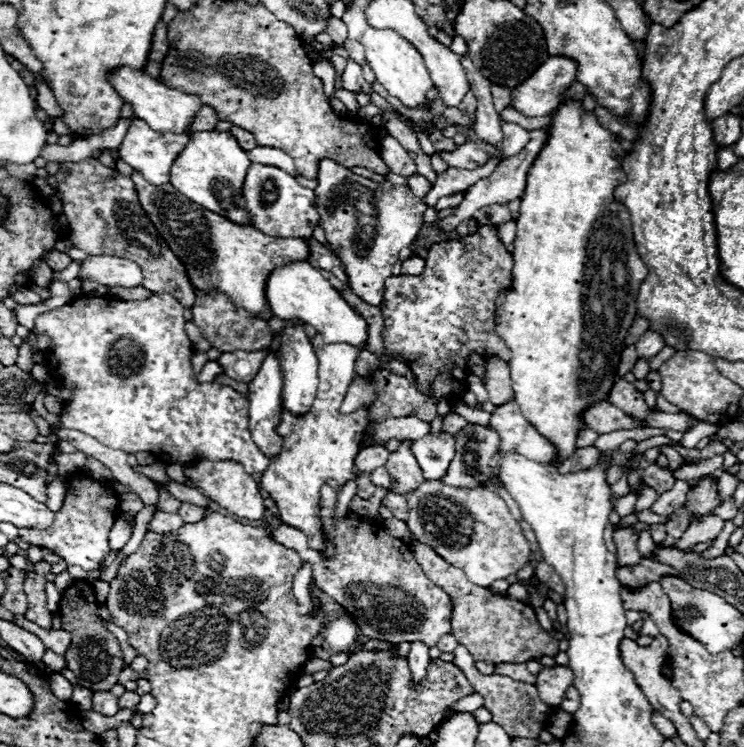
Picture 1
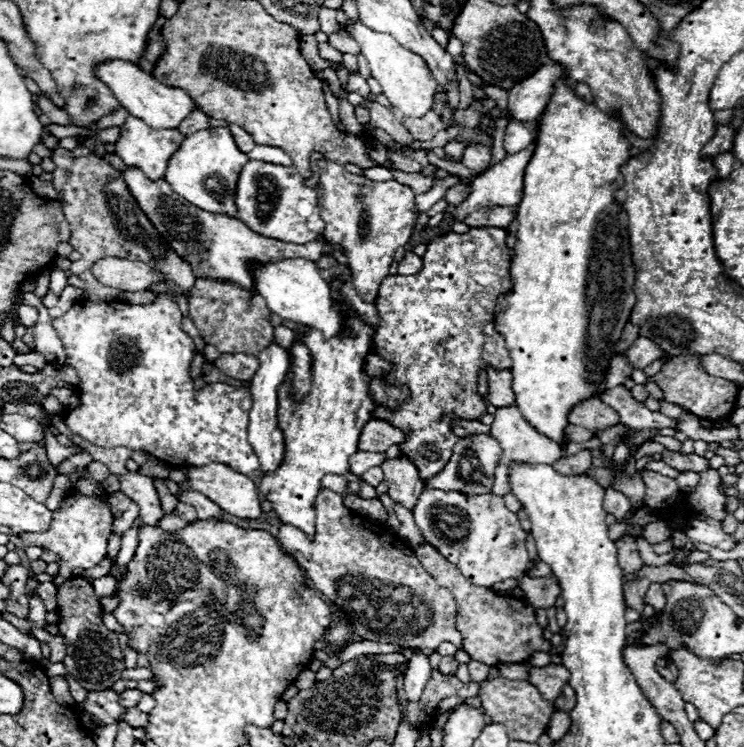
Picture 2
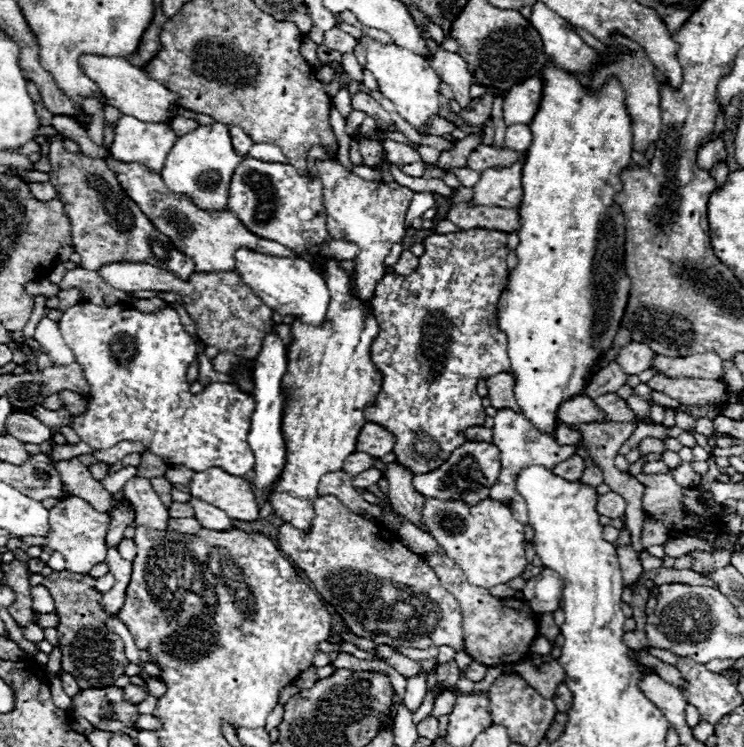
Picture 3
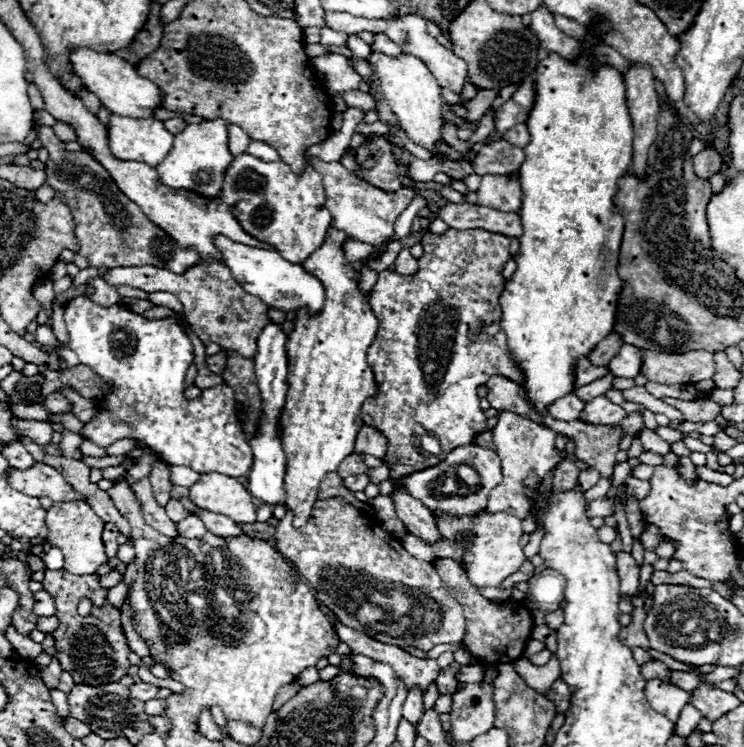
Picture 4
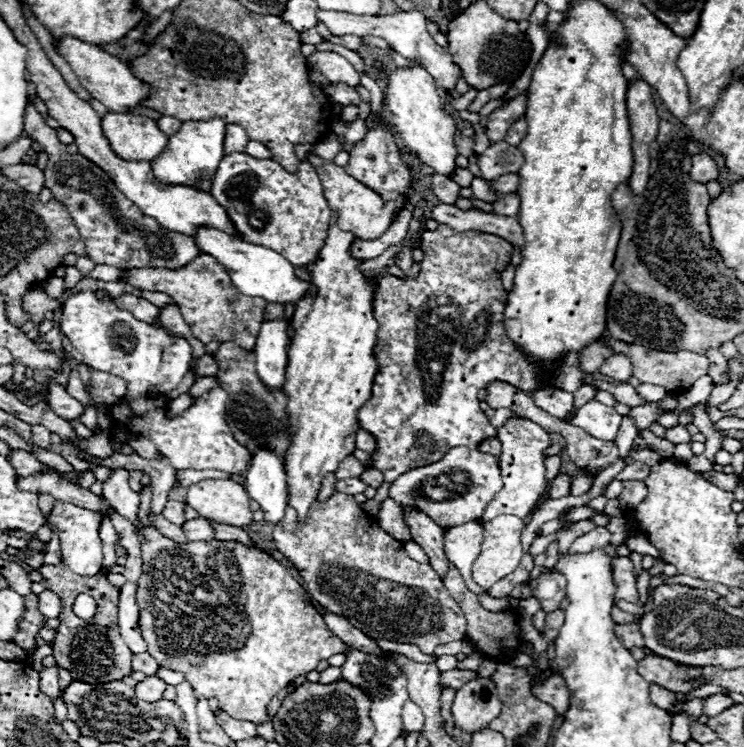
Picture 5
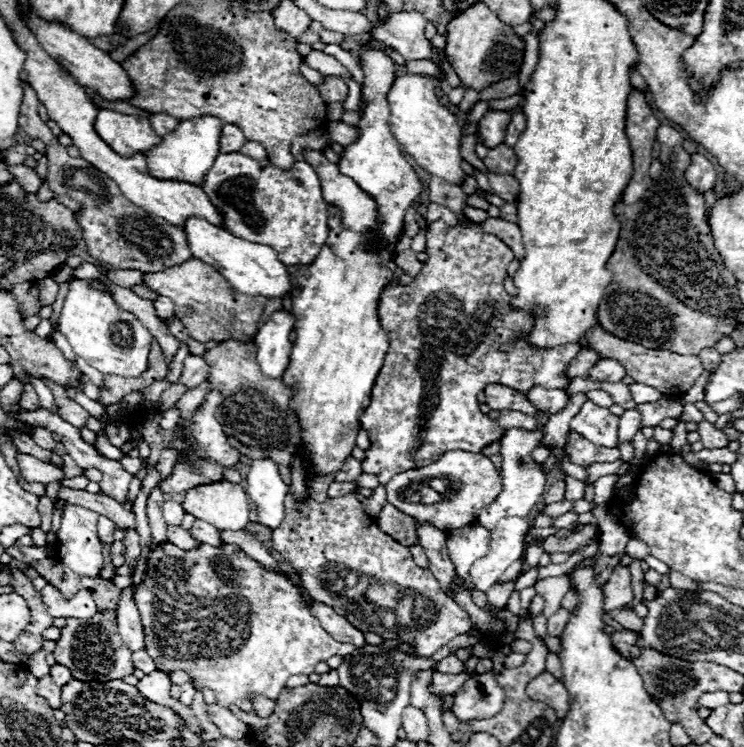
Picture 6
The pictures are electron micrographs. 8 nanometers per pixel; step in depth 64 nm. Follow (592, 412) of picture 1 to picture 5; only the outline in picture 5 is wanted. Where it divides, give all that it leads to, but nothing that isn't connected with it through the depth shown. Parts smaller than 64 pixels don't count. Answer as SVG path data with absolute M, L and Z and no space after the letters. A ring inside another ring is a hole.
M536 390L532 394L534 398L534 404L538 408L542 408L544 412L548 412L550 416L554 418L564 418L570 408L572 408L572 394L570 392L562 392L562 390L554 390L554 392L548 392L548 390Z

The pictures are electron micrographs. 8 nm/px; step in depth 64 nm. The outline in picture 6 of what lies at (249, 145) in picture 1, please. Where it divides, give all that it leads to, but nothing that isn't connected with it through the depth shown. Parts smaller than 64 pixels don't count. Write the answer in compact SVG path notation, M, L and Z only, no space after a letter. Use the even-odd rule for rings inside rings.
M224 124L222 126L222 136L220 136L220 152L226 150L240 150L244 146L246 138L242 134L242 130L234 124Z

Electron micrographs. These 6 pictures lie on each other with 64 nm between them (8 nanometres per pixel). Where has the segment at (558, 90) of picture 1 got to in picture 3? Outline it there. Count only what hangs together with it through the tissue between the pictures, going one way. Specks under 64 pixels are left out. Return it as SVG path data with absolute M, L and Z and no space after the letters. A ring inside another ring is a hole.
M540 76L528 78L526 82L512 86L504 100L504 122L510 124L530 124L542 98Z

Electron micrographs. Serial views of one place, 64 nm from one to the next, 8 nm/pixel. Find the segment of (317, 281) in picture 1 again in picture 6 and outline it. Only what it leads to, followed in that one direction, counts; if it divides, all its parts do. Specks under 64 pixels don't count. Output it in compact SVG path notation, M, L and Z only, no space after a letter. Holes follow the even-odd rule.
M188 218L184 226L184 234L192 256L206 262L208 266L214 266L214 270L224 274L230 286L234 286L238 292L252 294L252 296L260 294L266 298L272 296L282 298L284 294L290 292L290 276L286 272L286 266L278 260L276 252L270 246L254 244L238 236L232 236L224 228L218 228L202 218Z

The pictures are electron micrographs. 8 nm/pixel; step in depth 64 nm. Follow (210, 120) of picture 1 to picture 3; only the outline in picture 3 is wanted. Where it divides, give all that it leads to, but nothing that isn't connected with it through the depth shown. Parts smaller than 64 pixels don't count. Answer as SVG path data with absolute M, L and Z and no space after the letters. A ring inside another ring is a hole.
M174 118L174 120L170 122L170 128L172 128L178 136L182 136L182 134L194 130L196 126L198 126L198 124L196 124L194 120L188 120L188 118Z

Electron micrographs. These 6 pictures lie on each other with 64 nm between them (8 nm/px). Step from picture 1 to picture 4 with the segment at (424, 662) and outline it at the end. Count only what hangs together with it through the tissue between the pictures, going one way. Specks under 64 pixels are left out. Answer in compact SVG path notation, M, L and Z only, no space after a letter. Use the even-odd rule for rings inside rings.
M412 688L404 700L404 710L402 710L402 716L410 722L410 724L418 724L420 718L424 714L424 706L422 706L422 696L420 696L420 690Z

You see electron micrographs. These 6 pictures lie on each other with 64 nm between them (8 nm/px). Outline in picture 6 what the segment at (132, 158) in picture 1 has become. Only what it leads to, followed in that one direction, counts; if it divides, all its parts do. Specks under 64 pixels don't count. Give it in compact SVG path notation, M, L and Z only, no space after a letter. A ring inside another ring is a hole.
M100 110L94 122L98 136L122 156L134 152L146 152L160 142L160 136L150 128L150 120L144 116L126 116L112 110Z

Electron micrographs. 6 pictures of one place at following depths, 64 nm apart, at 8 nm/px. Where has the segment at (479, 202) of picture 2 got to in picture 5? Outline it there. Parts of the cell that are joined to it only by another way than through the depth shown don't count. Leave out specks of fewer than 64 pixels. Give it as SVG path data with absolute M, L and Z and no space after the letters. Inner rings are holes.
M510 194L510 196L498 196L498 202L492 204L496 214L510 214L510 216L518 216L518 208L520 208L520 198L518 194Z

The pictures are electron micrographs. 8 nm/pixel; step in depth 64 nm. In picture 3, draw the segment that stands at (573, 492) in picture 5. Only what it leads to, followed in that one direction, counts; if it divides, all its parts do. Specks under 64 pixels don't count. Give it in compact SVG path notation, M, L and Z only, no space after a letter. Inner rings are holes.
M596 466L586 468L586 470L584 470L584 474L582 474L582 478L580 478L580 482L582 482L582 484L586 484L586 486L598 486L598 484L602 484L602 482L604 482L604 478L602 478L600 468L596 468Z

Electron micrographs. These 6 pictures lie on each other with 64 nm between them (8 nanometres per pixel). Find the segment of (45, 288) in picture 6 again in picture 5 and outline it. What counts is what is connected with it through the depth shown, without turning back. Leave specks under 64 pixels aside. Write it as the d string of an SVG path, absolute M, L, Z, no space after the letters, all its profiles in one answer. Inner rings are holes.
M48 278L46 282L42 282L42 290L48 294L48 298L56 300L64 290L64 280L62 278Z

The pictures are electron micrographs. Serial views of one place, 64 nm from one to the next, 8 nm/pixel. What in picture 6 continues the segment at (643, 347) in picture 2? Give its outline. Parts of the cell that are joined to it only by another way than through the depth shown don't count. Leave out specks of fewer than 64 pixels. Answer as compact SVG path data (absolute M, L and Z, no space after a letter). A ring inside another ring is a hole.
M598 360L596 366L592 366L590 374L586 374L586 378L598 380L598 382L618 382L624 376L626 376L624 368L614 360Z

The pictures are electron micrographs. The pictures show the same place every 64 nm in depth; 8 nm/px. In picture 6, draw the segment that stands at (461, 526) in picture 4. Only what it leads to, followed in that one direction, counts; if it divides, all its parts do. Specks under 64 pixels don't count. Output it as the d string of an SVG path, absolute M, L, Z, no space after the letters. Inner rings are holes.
M502 518L492 530L490 538L490 550L488 554L472 564L472 584L478 586L478 590L486 592L498 576L514 562L518 560L522 552L522 538L528 530L528 522L524 518Z

